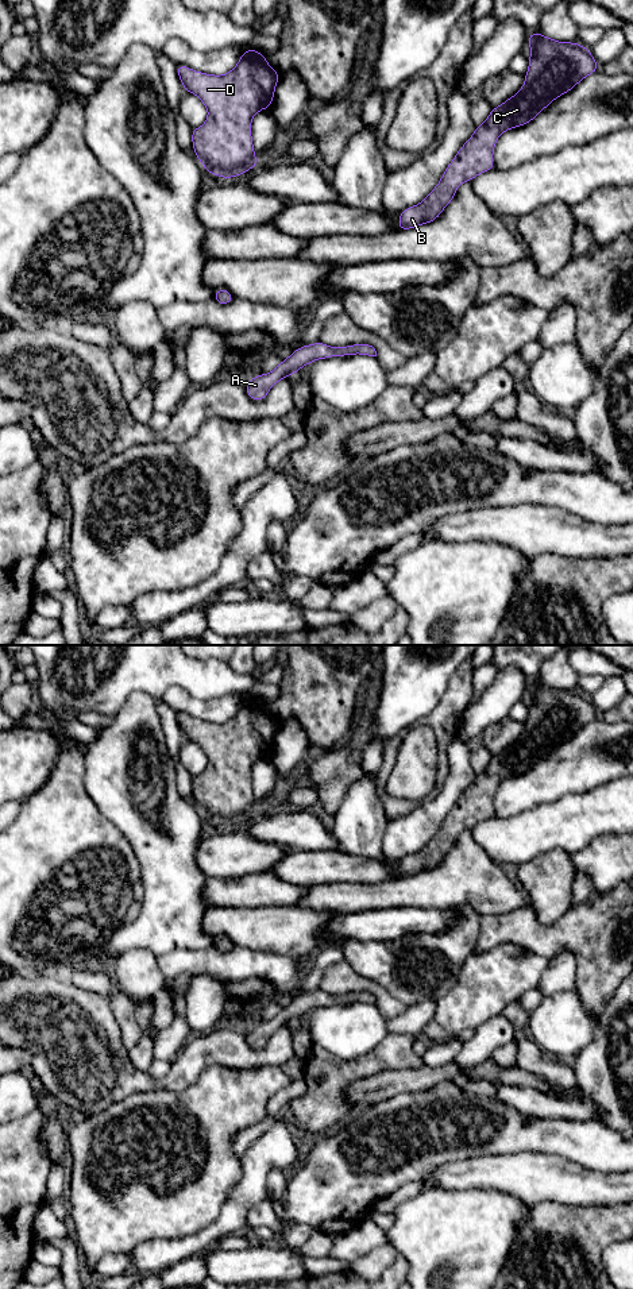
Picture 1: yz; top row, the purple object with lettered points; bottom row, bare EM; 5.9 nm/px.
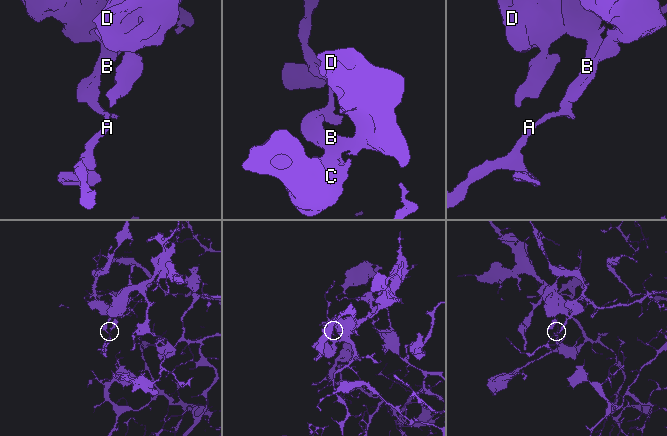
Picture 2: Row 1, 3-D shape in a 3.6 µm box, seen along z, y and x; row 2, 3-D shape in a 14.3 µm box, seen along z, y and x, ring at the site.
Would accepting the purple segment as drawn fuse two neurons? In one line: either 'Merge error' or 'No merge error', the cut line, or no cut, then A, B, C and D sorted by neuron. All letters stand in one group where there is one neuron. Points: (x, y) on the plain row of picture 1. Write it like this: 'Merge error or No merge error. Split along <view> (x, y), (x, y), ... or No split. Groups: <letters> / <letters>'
No merge error. No split. Groups: A B C D

